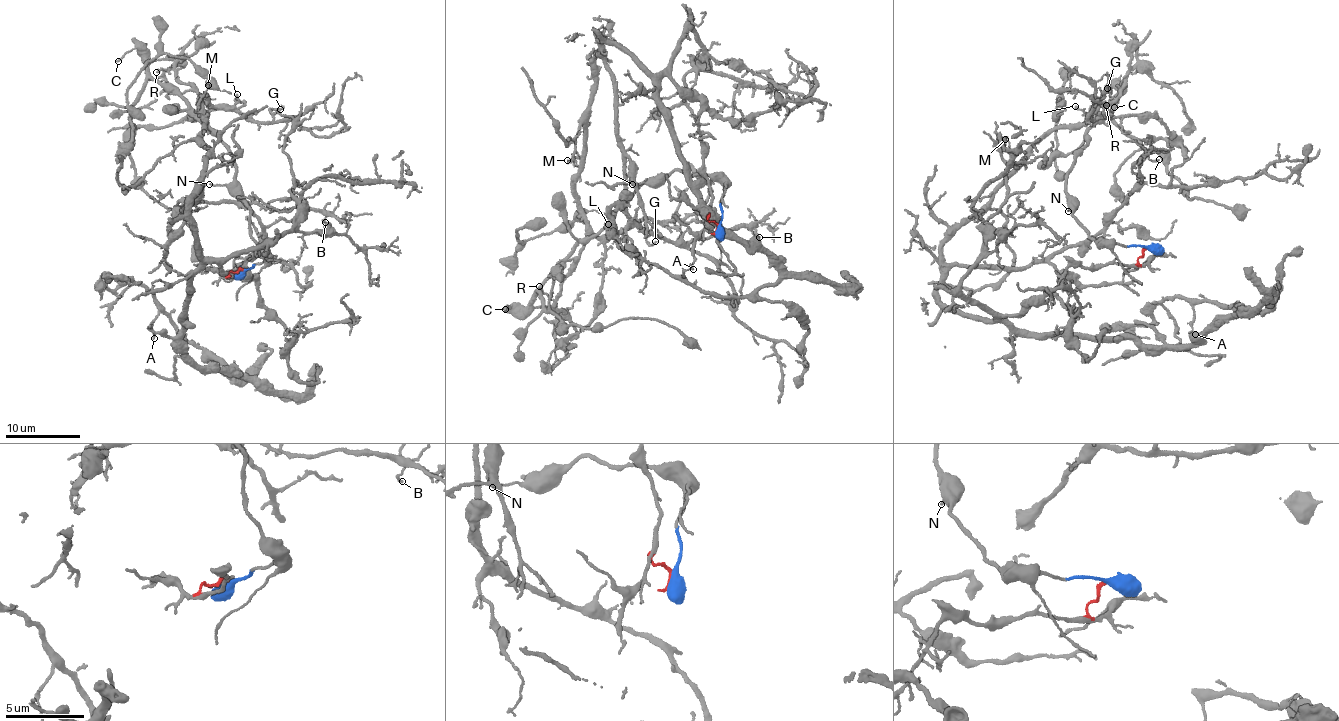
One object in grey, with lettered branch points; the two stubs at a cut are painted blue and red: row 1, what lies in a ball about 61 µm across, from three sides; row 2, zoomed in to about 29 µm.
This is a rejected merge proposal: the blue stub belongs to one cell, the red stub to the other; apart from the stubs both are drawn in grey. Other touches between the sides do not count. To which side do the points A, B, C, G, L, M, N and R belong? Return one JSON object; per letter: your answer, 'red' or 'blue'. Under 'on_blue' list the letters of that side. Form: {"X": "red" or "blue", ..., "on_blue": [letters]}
{"A": "red", "B": "red", "C": "blue", "G": "red", "L": "red", "M": "red", "N": "blue", "R": "red", "on_blue": ["C", "N"]}

